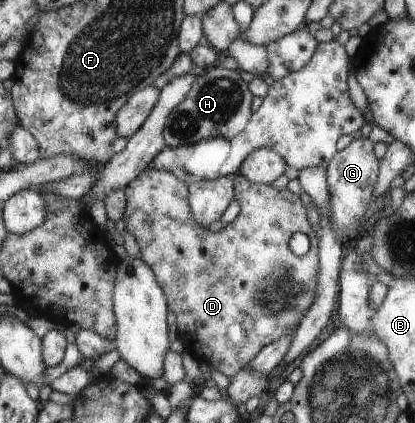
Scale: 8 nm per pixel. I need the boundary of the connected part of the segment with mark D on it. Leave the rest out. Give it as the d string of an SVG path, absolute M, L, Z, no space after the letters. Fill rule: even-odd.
M147 167L133 181L129 181L124 188L126 198L124 208L125 232L130 233L135 238L135 243L139 248L139 253L141 253L141 259L151 267L151 271L155 275L155 281L158 282L158 285L162 287L165 293L166 306L169 307L169 310L176 317L178 339L182 342L184 350L191 351L192 355L200 362L212 366L213 369L230 379L235 376L235 373L240 372L247 364L254 360L258 356L258 353L263 348L266 348L268 344L279 340L279 337L283 335L287 335L287 333L291 332L291 329L298 328L298 325L302 322L302 318L310 310L310 306L314 304L318 286L318 273L320 271L320 263L318 262L318 237L307 221L307 209L303 206L300 198L289 193L286 188L276 191L269 184L255 184L254 182L247 181L245 177L242 177L238 173L235 173L233 176L235 177L235 200L237 200L240 207L239 215L231 223L226 223L225 227L219 229L216 233L211 233L209 229L199 226L193 220L193 215L189 207L189 187L175 178L175 175L171 171ZM297 231L305 234L310 244L309 251L300 257L296 257L288 249L289 238Z

